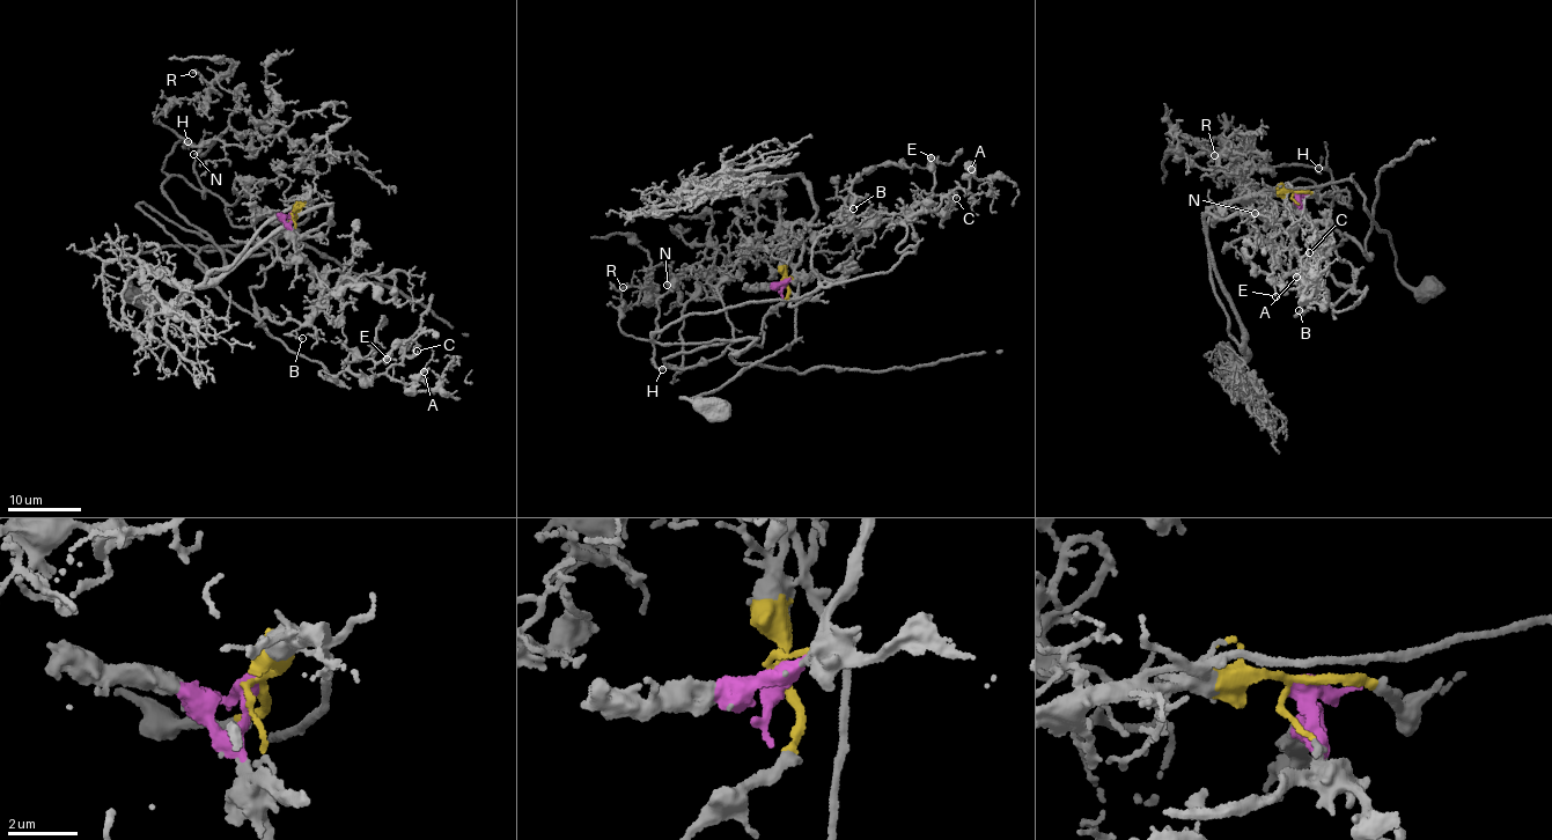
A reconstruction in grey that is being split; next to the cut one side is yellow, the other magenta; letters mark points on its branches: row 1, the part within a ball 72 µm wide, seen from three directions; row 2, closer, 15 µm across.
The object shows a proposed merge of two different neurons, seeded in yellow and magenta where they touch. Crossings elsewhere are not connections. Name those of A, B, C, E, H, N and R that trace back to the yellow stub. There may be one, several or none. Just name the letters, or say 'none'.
A, B, C, E, H, N, R

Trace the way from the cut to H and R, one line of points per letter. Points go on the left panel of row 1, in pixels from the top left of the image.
H: (295, 213), (291, 223), (266, 216), (233, 225), (225, 200), (200, 183), (195, 169), (199, 155), (186, 141)
R: (295, 213), (233, 225), (222, 198), (163, 172), (182, 137), (155, 120), (210, 98), (193, 73)

